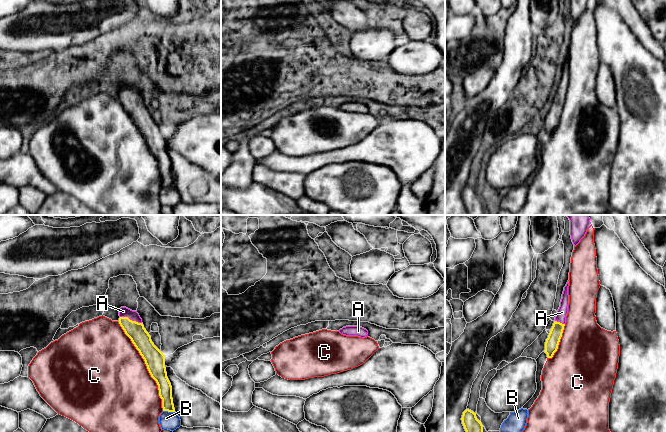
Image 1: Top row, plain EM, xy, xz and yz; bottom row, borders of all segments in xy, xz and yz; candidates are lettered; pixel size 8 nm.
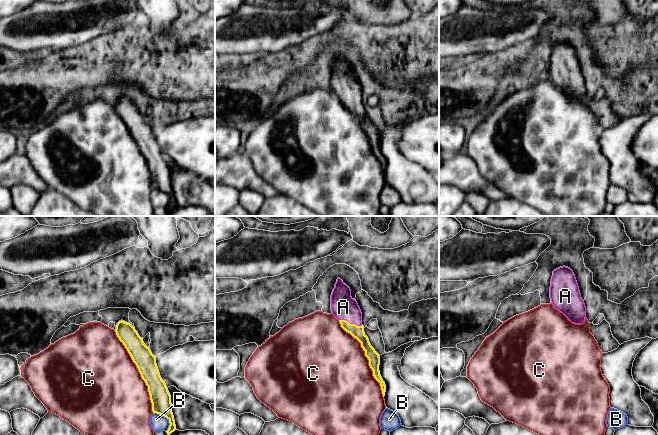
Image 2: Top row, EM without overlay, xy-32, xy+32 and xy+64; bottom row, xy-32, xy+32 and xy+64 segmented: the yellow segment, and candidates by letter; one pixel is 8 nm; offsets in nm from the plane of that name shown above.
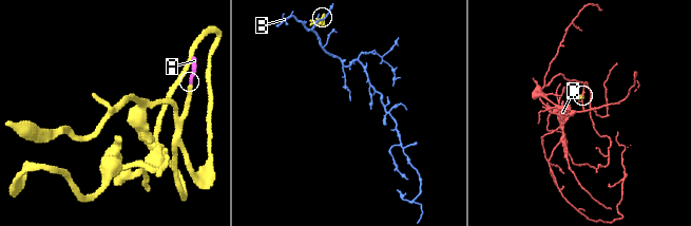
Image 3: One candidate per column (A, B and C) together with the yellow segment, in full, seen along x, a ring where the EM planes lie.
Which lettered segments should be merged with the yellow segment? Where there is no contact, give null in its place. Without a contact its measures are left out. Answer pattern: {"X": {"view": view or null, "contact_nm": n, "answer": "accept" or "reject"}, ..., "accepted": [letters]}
{"A": {"view": "xy", "contact_nm": 190, "answer": "accept"}, "B": {"view": "xy", "contact_nm": 100, "answer": "reject"}, "C": {"view": "xy", "contact_nm": 800, "answer": "reject"}, "accepted": ["A"]}

